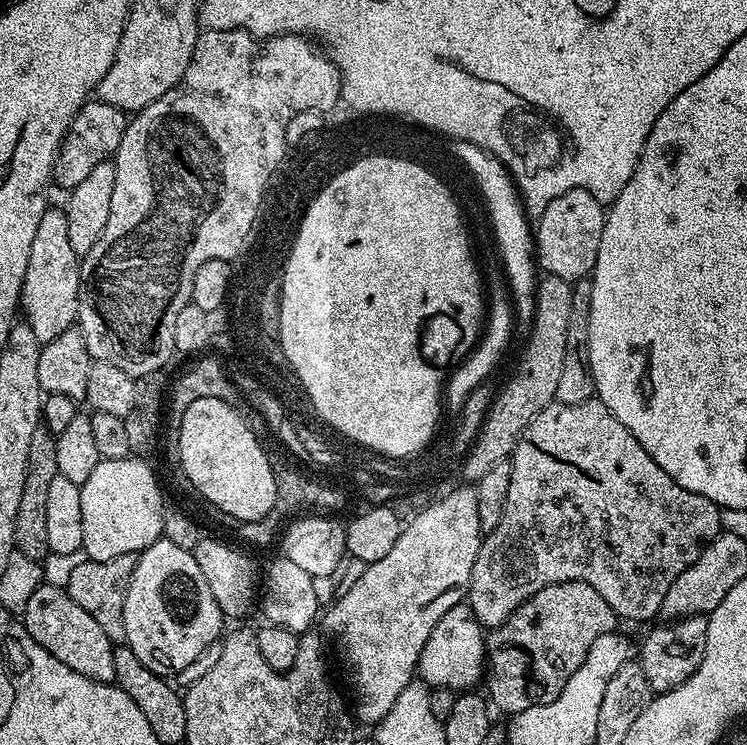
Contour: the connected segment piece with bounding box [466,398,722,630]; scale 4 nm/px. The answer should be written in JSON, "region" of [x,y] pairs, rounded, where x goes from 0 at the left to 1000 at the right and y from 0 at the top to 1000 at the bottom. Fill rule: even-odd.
{"region":[[[797,534],[778,542],[748,540],[732,542],[714,561],[710,572],[704,572],[704,577],[693,588],[683,616],[685,635],[683,636],[683,663],[677,663],[677,685],[672,690],[672,701],[667,701],[664,710],[647,721],[624,796],[624,809],[635,819],[637,834],[649,844],[657,846],[672,835],[677,835],[685,821],[696,811],[704,809],[718,793],[739,783],[758,783],[764,779],[778,779],[801,792],[831,834],[867,832],[873,826],[877,828],[882,823],[886,803],[892,803],[892,792],[901,785],[902,776],[908,776],[913,765],[918,765],[926,756],[933,754],[942,736],[967,713],[965,683],[960,682],[956,674],[950,674],[950,668],[940,668],[940,663],[929,663],[908,652],[908,647],[902,647],[902,642],[897,642],[897,636],[892,636],[892,631],[886,631],[886,626],[881,626],[881,620],[876,620],[876,615],[865,609],[865,604],[859,604],[854,588],[849,588],[849,583],[843,583],[843,577],[838,577],[838,572],[833,572],[833,566],[822,561],[822,556],[817,556],[813,545]]]}

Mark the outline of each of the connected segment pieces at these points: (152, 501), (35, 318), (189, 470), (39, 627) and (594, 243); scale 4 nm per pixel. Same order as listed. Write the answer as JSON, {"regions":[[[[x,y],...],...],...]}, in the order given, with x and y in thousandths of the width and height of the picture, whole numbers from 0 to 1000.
{"regions":[[[[158,615],[157,617],[134,617],[126,626],[120,642],[107,651],[110,663],[110,722],[111,738],[119,752],[146,752],[158,749],[158,744],[189,742],[193,737],[220,717],[220,685],[222,672],[214,662],[214,650],[203,635],[203,628],[193,615]]],[[[66,277],[51,298],[46,325],[40,330],[40,352],[29,379],[25,412],[31,428],[55,464],[66,462],[83,443],[98,439],[107,421],[107,350],[94,330],[91,299],[86,279]]],[[[272,533],[268,542],[249,549],[240,576],[241,628],[274,672],[311,691],[316,701],[349,697],[371,681],[368,636],[359,611],[343,601],[343,591],[316,564],[316,553],[305,553],[285,533]]],[[[58,783],[51,792],[46,792],[40,808],[35,808],[32,815],[29,836],[32,844],[40,851],[40,856],[46,856],[46,862],[51,862],[56,872],[67,872],[67,878],[72,878],[78,889],[88,889],[94,899],[104,899],[104,905],[126,915],[147,918],[154,914],[153,862],[142,856],[142,851],[137,851],[137,840],[131,840],[131,835],[126,835],[126,830],[120,830],[120,824],[115,824],[115,819],[110,819],[110,813],[104,813],[104,808],[99,808],[99,803],[94,803],[94,797],[84,788]]],[[[770,252],[747,260],[715,301],[715,340],[722,358],[732,369],[762,379],[783,374],[801,346],[810,289],[810,275],[784,255]]]]}

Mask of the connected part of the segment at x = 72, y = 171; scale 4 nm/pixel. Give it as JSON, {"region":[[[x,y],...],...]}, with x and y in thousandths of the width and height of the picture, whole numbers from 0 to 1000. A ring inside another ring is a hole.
{"region":[[[133,132],[119,133],[96,161],[91,179],[80,193],[80,203],[75,205],[75,216],[70,224],[70,247],[86,252],[84,255],[95,255],[123,232],[126,223],[154,211],[163,191],[163,180],[171,173],[171,164],[173,157],[162,145],[147,142]]]}

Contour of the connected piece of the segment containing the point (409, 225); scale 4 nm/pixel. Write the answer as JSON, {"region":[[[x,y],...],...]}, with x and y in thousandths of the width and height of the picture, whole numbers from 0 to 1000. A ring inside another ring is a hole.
{"region":[[[494,213],[489,219],[478,220],[470,230],[463,230],[456,243],[451,243],[451,247],[419,277],[418,285],[410,287],[407,313],[399,322],[396,338],[387,356],[386,381],[379,385],[380,463],[386,467],[390,486],[396,489],[396,499],[407,509],[410,519],[418,525],[418,538],[428,546],[428,554],[432,558],[443,562],[450,573],[458,574],[463,583],[477,585],[477,591],[483,591],[486,596],[503,596],[503,603],[513,607],[548,607],[550,612],[554,612],[560,608],[562,595],[566,595],[570,588],[578,591],[584,585],[584,568],[589,564],[589,542],[592,548],[592,528],[597,521],[597,506],[608,486],[620,483],[637,466],[645,451],[645,436],[651,430],[651,409],[635,395],[635,365],[640,361],[640,352],[632,345],[632,328],[627,323],[627,311],[621,307],[621,290],[614,279],[613,268],[600,268],[600,258],[594,258],[594,252],[589,252],[589,247],[584,247],[584,242],[573,236],[573,231],[562,231],[562,226],[556,226],[553,220],[537,219],[527,213]]]}

